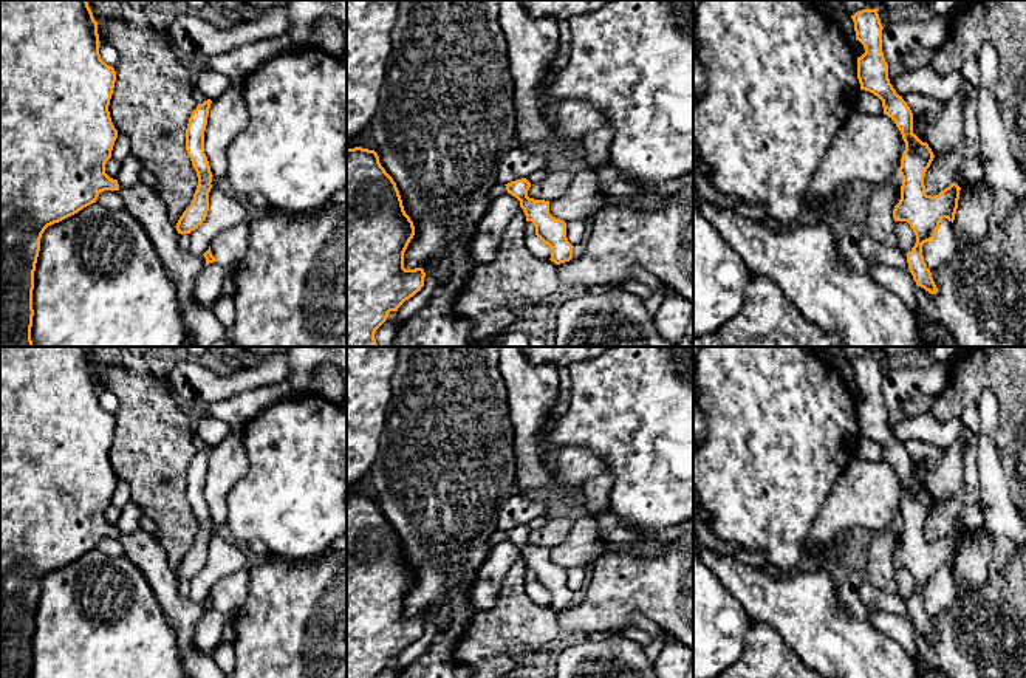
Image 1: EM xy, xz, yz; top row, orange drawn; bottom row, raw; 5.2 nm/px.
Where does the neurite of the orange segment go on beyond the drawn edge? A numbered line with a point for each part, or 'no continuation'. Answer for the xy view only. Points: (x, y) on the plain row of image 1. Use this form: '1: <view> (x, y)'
no continuation

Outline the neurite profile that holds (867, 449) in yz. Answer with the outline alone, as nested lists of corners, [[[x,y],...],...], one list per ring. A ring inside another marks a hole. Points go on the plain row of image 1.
[[[865,437],[857,440],[856,457],[862,461],[884,461],[882,447]]]

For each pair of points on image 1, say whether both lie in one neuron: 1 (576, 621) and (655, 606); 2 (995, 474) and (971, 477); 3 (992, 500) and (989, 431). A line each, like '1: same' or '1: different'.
1: same
2: different
3: same

